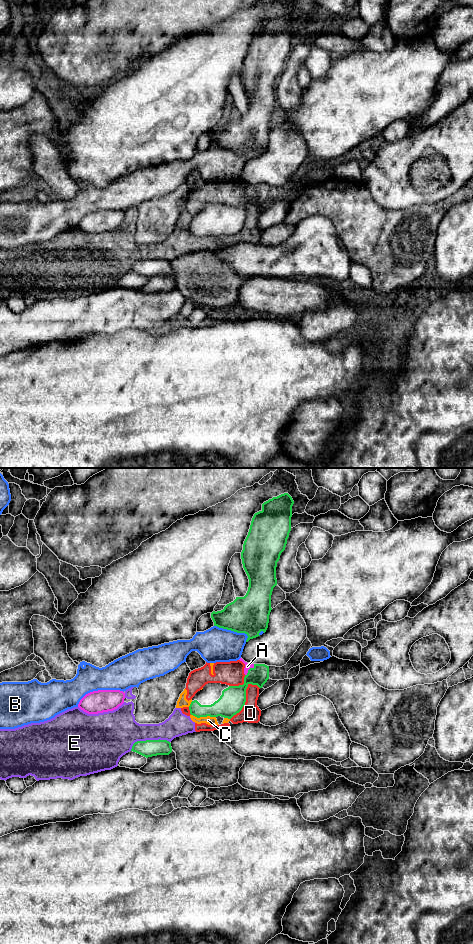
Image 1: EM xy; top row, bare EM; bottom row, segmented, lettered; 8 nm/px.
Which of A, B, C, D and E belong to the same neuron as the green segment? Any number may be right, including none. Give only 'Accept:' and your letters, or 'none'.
Accept: A

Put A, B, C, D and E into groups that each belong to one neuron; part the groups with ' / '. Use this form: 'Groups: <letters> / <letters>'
Groups: A / B / C D E

